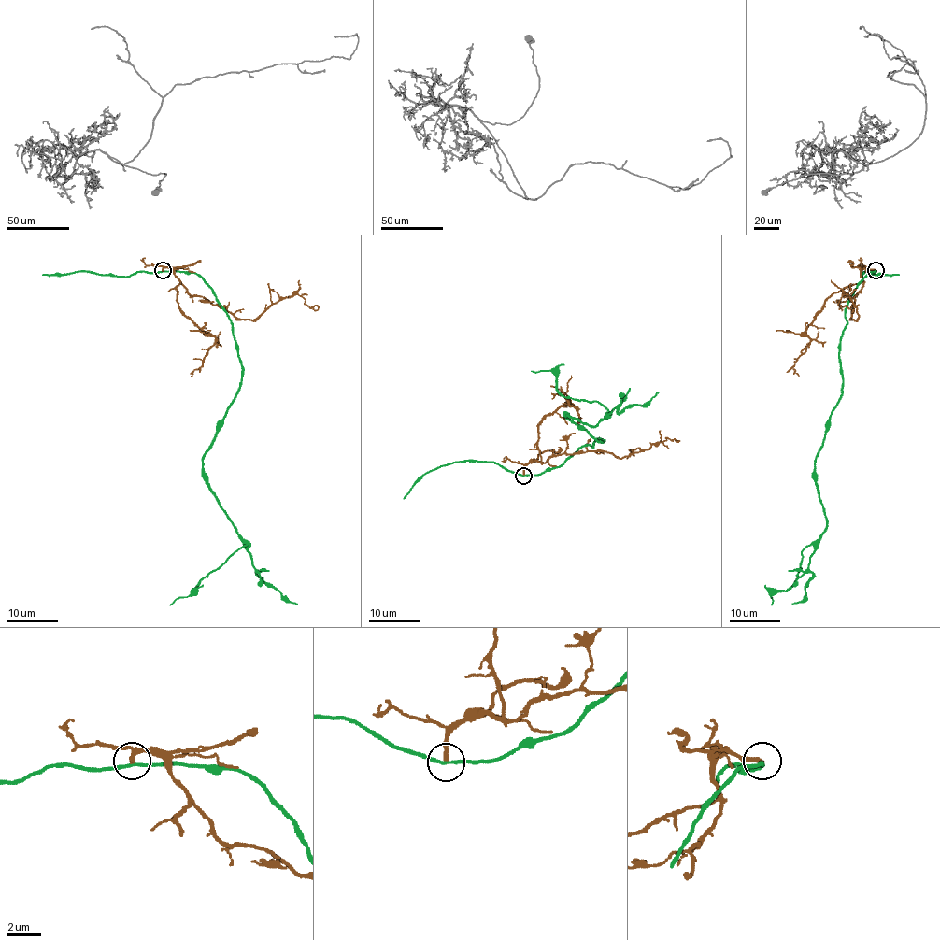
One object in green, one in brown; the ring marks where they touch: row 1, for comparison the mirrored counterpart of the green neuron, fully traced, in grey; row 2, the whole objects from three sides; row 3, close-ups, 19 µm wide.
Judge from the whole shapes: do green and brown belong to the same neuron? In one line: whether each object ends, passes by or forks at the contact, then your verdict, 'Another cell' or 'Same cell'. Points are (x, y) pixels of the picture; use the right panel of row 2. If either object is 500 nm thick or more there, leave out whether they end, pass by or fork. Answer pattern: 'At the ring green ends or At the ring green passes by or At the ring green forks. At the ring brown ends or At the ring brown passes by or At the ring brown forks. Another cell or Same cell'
At the ring green passes by. At the ring brown ends. Another cell

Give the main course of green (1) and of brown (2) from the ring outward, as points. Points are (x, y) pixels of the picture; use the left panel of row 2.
1: (162, 271), (197, 274), (236, 342), (240, 387), (203, 460), (203, 478), (247, 544), (170, 605)
2: (162, 270), (172, 270), (191, 295), (204, 296), (240, 319), (255, 320), (296, 293), (314, 310), (319, 307)

